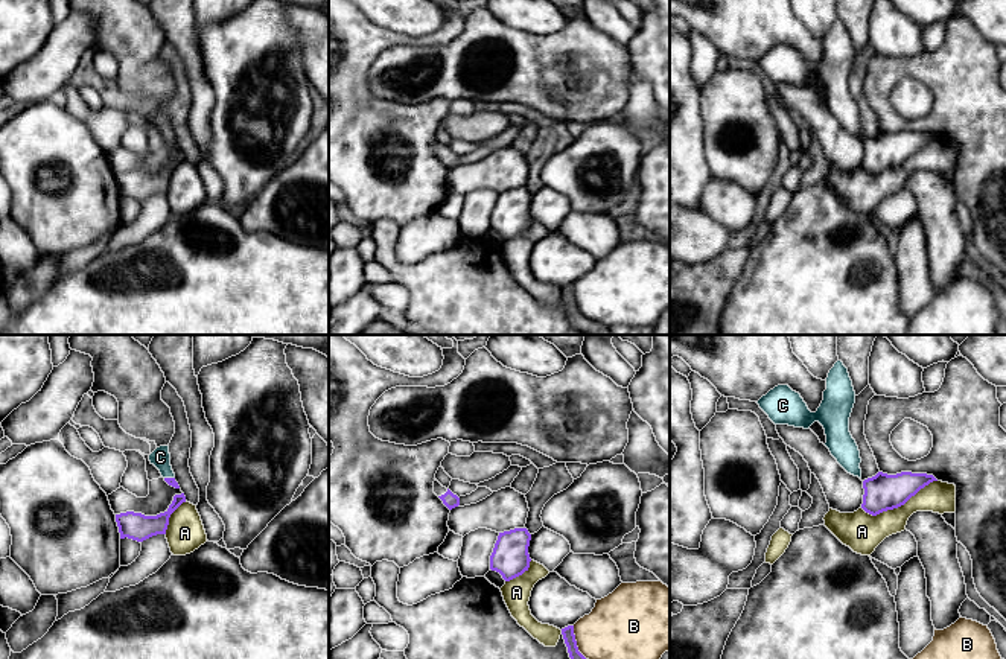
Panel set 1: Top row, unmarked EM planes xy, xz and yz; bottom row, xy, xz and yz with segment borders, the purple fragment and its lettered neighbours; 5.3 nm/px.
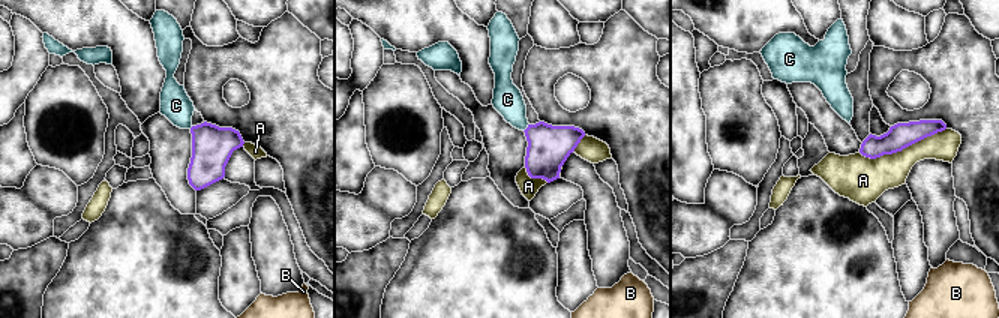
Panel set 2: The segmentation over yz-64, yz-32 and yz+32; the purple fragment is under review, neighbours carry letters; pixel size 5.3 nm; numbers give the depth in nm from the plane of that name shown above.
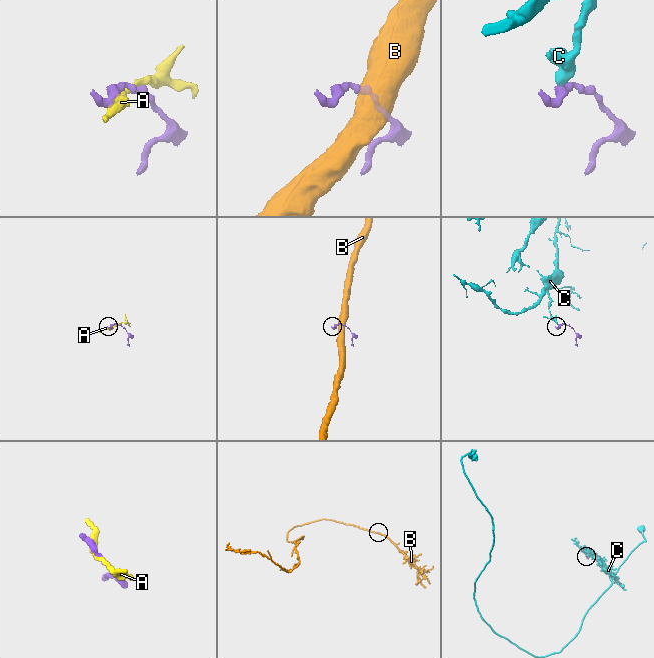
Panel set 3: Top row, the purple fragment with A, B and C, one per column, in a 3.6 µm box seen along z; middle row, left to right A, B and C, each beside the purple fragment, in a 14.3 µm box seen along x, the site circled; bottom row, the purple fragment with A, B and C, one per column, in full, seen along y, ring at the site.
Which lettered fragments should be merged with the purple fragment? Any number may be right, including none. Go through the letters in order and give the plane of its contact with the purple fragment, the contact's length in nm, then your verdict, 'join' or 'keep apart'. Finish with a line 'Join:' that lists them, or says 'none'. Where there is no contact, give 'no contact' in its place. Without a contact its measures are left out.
A: meets purple in yz; contact 420 nm long; keep apart
B: meets purple in xz; contact 190 nm long; keep apart
C: meets purple in xy; contact 60 nm long; join
Join: C

